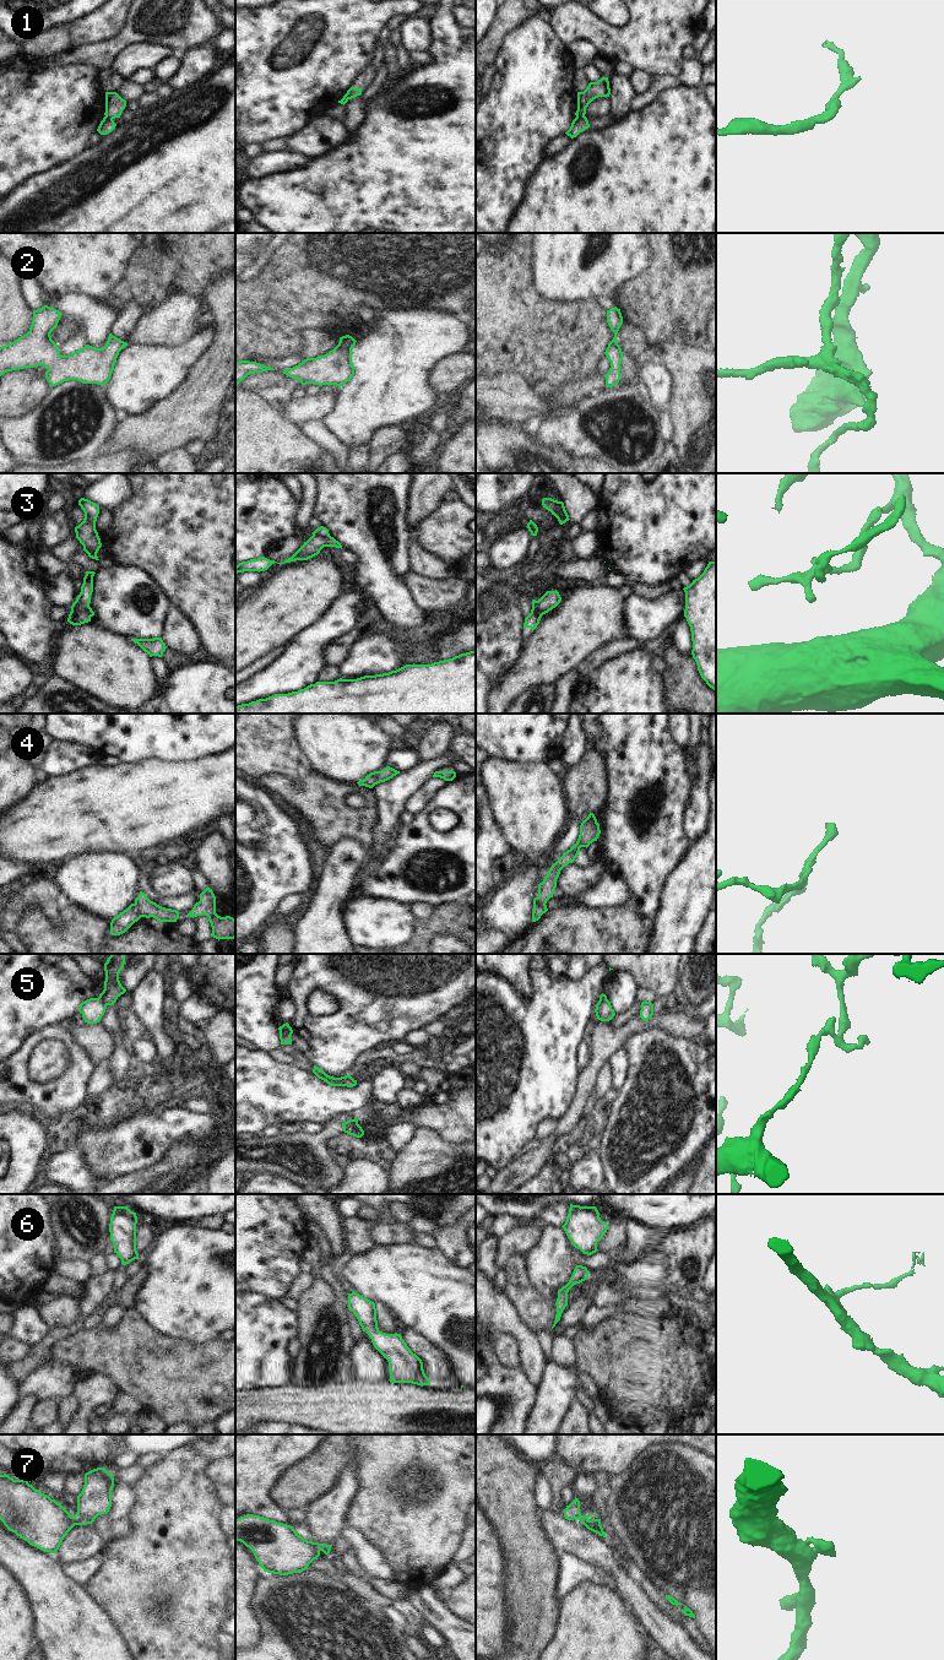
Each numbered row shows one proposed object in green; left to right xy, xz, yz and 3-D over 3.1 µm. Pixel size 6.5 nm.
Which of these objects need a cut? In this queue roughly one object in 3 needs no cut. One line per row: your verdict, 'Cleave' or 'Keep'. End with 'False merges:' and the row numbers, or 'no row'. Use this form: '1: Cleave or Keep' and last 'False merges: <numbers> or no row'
1: Cleave
2: Keep
3: Cleave
4: Cleave
5: Cleave
6: Keep
7: Cleave
False merges: 1, 3, 4, 5, 7

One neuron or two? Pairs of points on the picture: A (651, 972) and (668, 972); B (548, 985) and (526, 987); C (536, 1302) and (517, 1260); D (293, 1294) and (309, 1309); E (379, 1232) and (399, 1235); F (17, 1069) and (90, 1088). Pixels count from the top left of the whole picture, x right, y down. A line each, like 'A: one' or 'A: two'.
A: one
B: two
C: one
D: two
E: one
F: two

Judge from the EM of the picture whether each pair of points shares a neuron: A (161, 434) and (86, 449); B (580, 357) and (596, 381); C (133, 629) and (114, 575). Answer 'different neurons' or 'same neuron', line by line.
A: different neurons
B: different neurons
C: same neuron

